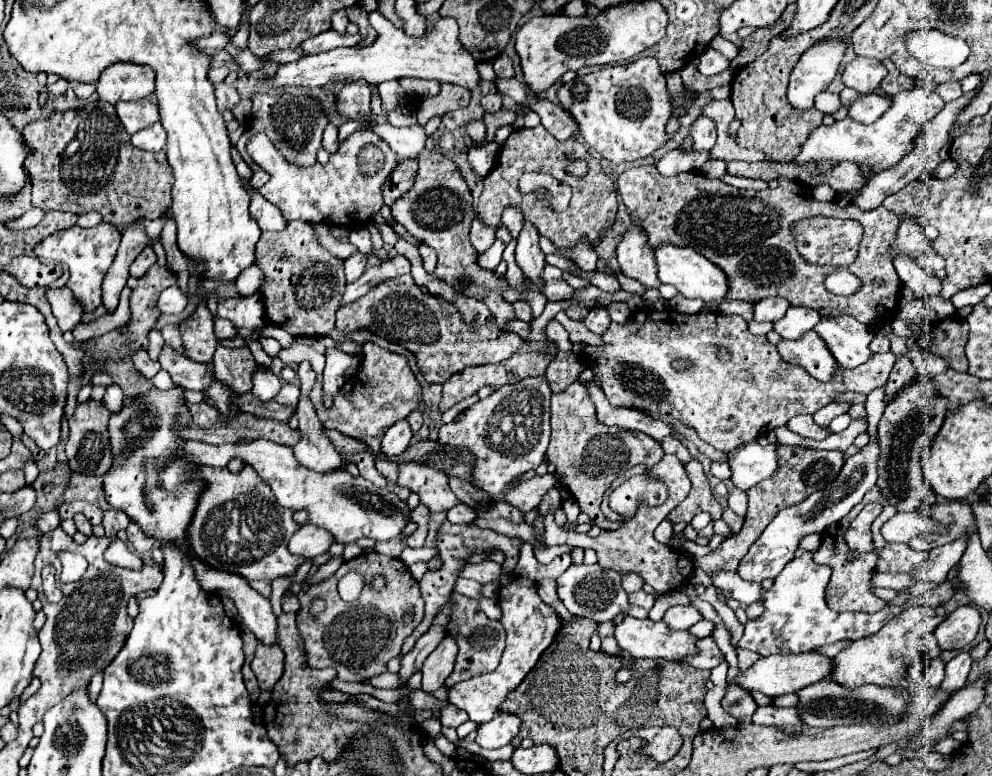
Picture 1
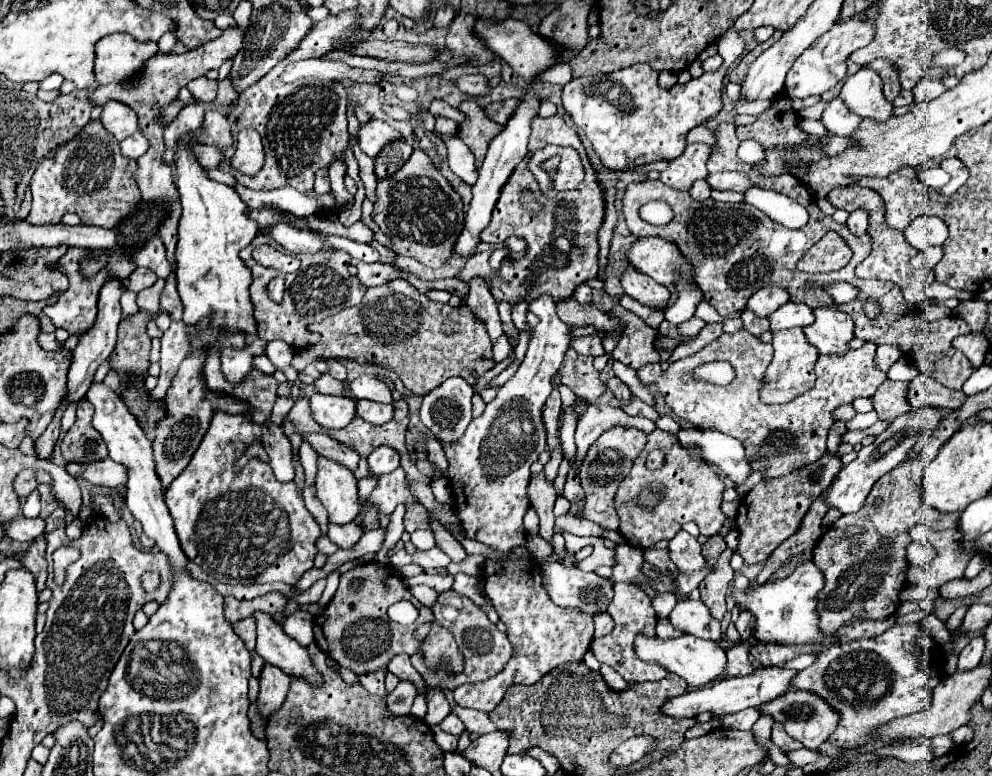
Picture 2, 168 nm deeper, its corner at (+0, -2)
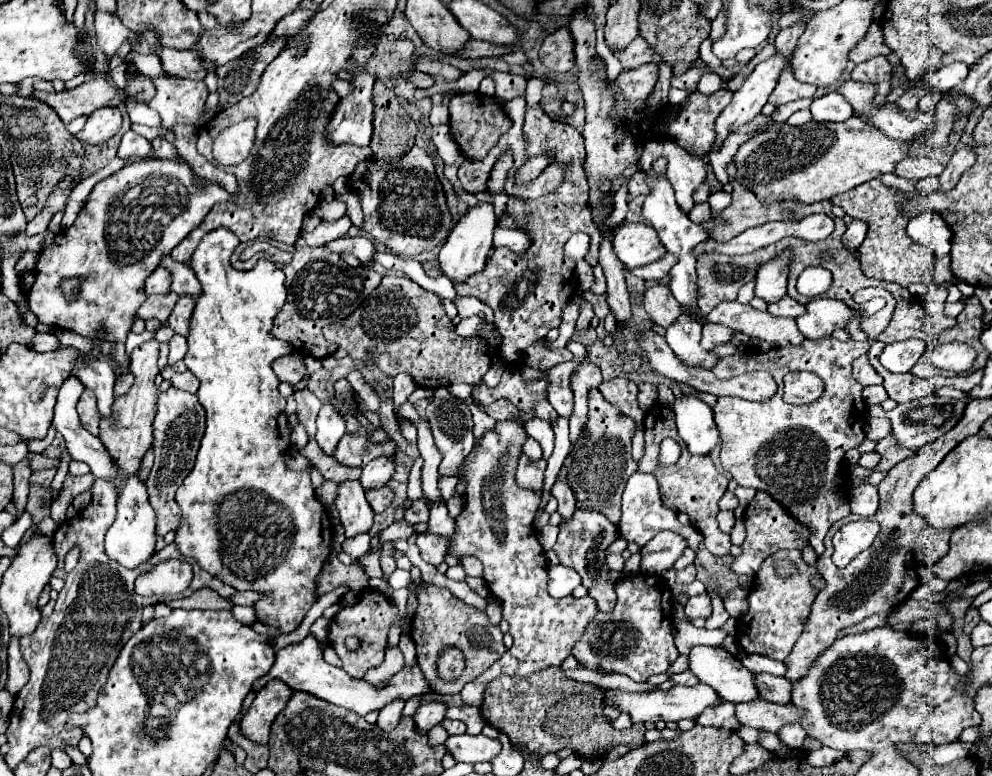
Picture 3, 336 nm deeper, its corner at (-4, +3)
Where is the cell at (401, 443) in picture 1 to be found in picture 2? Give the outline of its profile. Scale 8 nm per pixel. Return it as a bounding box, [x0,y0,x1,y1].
[368,446,400,474]

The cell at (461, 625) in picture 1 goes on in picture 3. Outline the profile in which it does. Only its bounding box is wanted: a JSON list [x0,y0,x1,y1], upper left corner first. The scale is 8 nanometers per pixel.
[410,585,506,695]

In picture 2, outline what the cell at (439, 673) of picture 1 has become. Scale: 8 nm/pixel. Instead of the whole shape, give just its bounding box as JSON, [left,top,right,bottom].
[424,686,450,726]

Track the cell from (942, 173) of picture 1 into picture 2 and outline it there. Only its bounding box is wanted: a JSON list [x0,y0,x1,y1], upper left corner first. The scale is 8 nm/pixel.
[938,158,968,196]

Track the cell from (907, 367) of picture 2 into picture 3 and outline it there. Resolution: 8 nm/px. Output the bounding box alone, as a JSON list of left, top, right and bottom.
[880,339,924,373]

